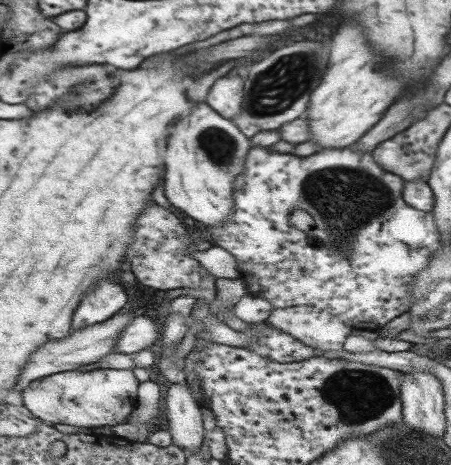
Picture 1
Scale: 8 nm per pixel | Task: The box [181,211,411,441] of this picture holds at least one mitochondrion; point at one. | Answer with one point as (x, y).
(362, 395)

